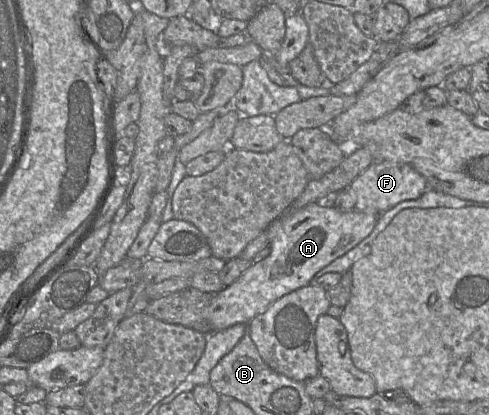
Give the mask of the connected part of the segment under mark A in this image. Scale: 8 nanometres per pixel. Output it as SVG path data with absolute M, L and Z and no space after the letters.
M314 202L303 208L284 213L266 230L270 246L268 257L251 262L234 283L213 295L208 307L208 320L212 325L212 331L223 330L239 323L248 324L282 296L315 283L315 279L322 274L325 267L352 250L371 234L378 216L376 213L361 212L356 209L343 211L329 202Z

